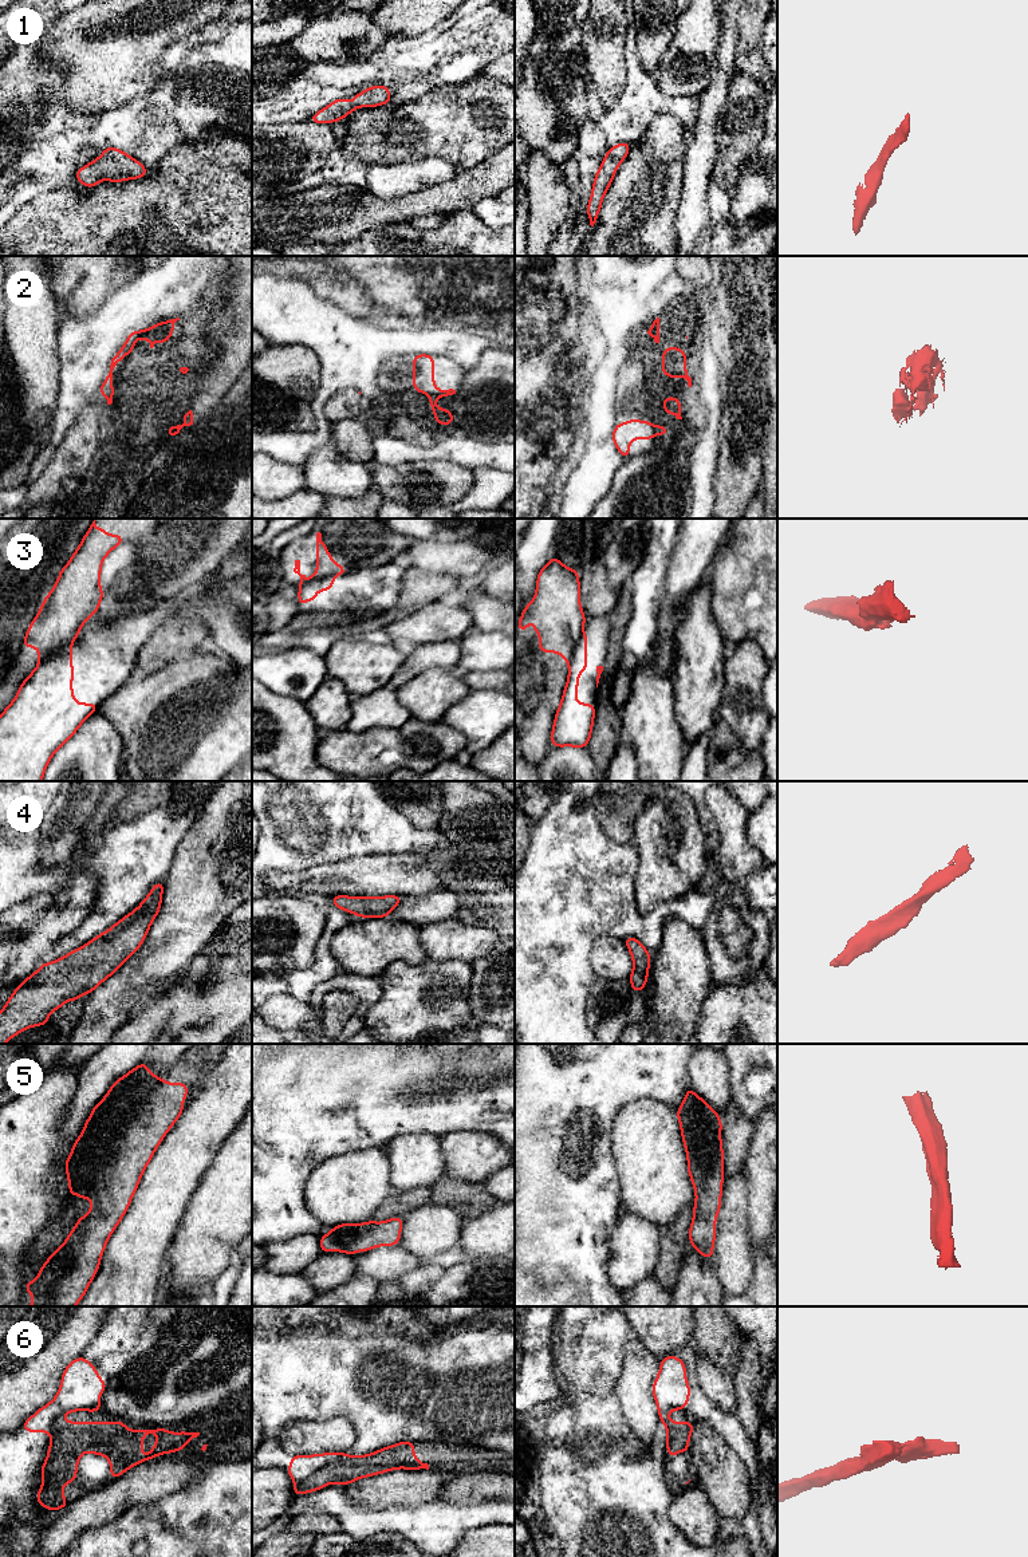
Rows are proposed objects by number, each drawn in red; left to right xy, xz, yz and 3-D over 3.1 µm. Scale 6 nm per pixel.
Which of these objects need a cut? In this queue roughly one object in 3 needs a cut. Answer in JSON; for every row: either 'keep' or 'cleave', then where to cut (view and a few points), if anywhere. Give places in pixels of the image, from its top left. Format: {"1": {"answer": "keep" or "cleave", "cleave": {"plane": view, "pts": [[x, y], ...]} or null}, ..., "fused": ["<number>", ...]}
{"1": {"answer": "keep", "cleave": null}, "2": {"answer": "cleave", "cleave": {"plane": "xz", "pts": [[430, 394], [437, 397]]}}, "3": {"answer": "cleave", "cleave": {"plane": "xy", "pts": [[71, 643], [54, 650], [39, 665]]}}, "4": {"answer": "keep", "cleave": null}, "5": {"answer": "keep", "cleave": null}, "6": {"answer": "keep", "cleave": null}, "fused": ["2", "3"]}

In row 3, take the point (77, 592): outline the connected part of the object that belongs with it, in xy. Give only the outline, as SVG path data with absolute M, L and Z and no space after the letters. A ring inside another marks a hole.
M92 521L25 632L21 647L36 647L39 665L52 651L72 645L92 611L99 615L102 563L123 541L122 535L109 535Z

